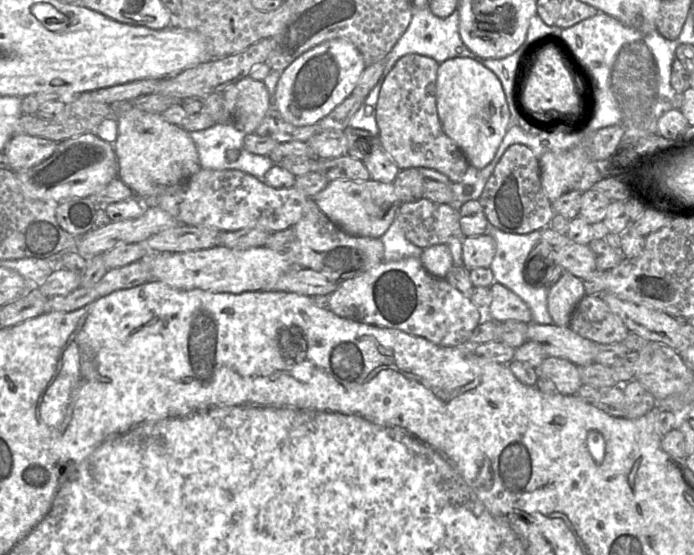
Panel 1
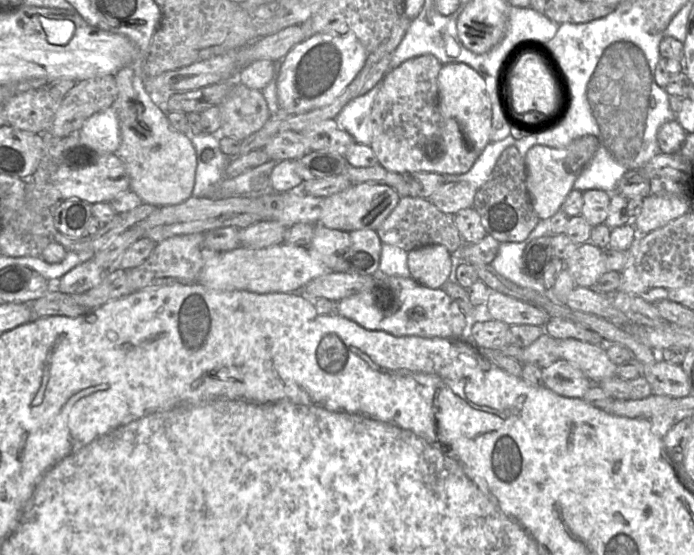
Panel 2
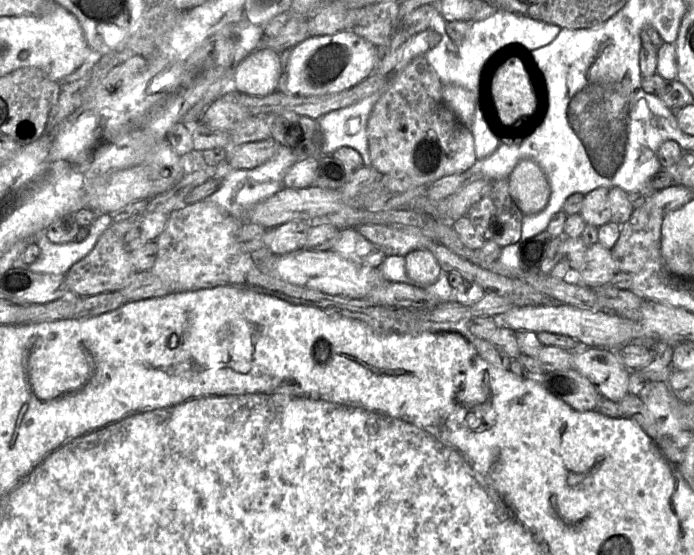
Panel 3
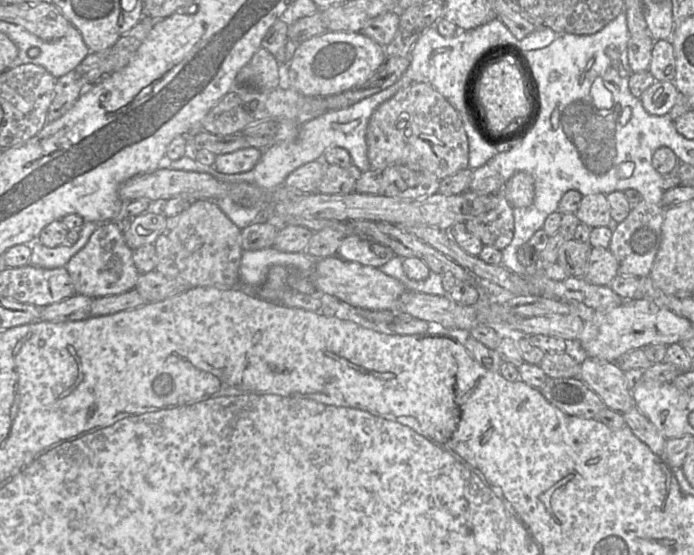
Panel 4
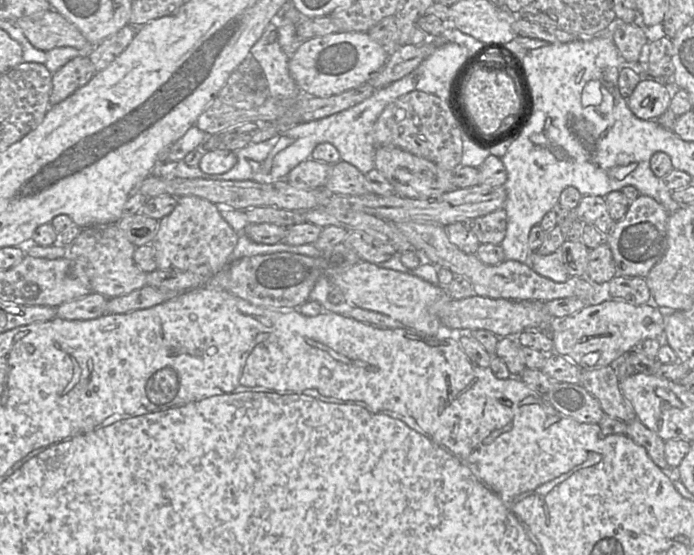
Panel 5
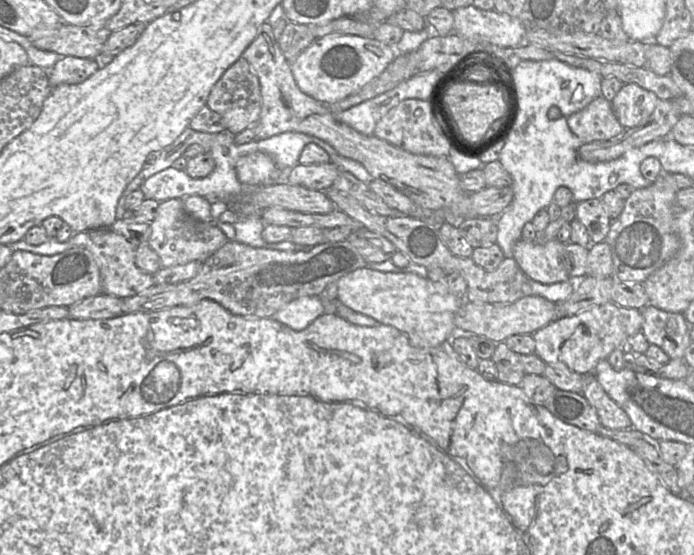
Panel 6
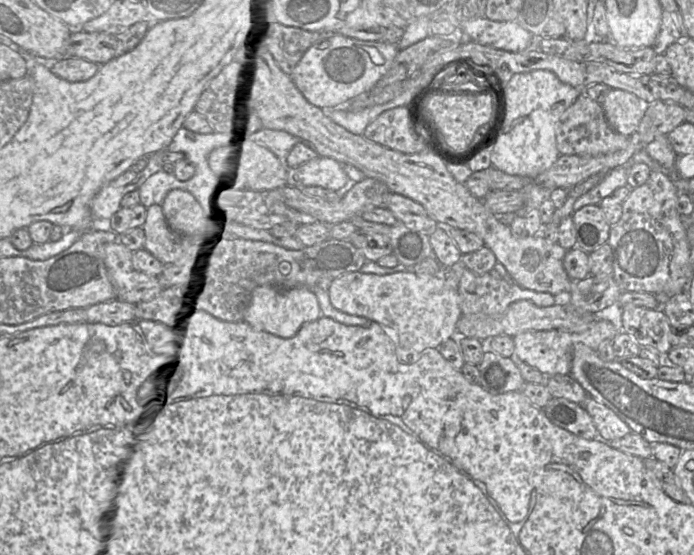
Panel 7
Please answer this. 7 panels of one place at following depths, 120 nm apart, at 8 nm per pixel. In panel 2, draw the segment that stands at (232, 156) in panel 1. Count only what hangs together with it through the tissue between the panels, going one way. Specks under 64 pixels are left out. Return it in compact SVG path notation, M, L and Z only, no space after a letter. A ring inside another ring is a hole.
M220 133L192 134L192 144L198 150L212 150L213 157L207 161L202 160L202 153L197 157L197 168L192 197L208 199L224 199L230 197L258 197L274 192L270 187L270 174L277 162L268 161L260 166L249 169L235 177L226 177L225 170L232 161L232 157L224 154L220 149Z

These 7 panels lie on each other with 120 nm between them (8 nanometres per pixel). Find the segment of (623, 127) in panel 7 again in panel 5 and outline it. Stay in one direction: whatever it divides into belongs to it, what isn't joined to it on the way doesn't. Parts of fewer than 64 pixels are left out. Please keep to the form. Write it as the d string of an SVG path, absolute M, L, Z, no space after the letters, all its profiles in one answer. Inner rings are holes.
M644 76L632 94L627 98L627 105L631 112L642 120L657 120L669 109L673 94L673 88L668 85L670 81L671 80L659 80Z

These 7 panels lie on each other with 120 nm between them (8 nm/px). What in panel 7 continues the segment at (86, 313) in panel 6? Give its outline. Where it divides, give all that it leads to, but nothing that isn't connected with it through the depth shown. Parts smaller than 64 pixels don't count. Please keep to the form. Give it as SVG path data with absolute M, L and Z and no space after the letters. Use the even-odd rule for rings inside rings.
M119 299L98 303L86 308L87 322L114 326L136 319L137 305Z

